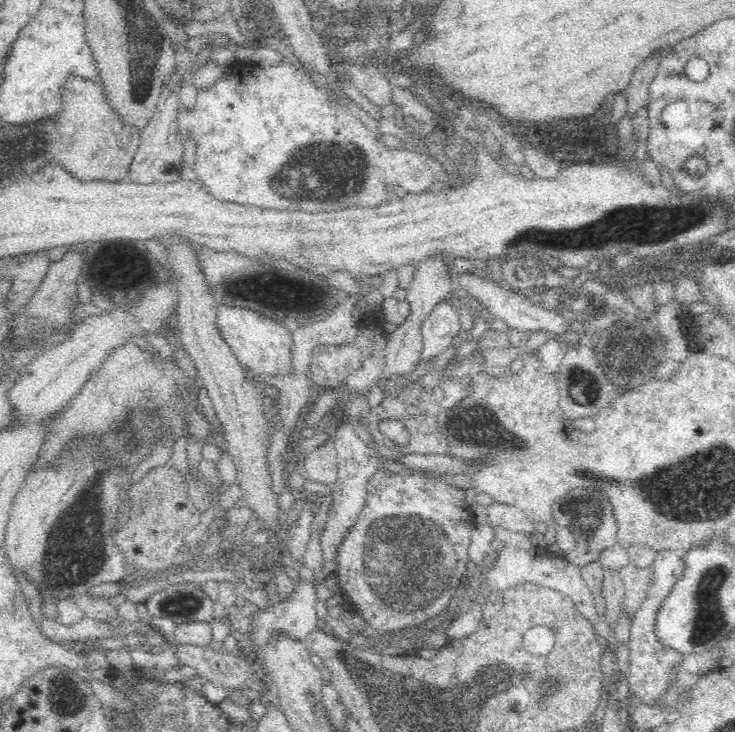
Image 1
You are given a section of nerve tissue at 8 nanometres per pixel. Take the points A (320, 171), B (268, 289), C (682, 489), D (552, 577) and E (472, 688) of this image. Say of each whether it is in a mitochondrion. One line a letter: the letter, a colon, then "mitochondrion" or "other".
A: mitochondrion
B: other
C: mitochondrion
D: other
E: mitochondrion

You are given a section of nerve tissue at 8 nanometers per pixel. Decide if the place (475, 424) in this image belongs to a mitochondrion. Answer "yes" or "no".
yes

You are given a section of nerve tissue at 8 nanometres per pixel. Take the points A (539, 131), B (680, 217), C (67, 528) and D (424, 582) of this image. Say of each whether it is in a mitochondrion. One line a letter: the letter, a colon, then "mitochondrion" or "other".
A: other
B: mitochondrion
C: mitochondrion
D: mitochondrion

